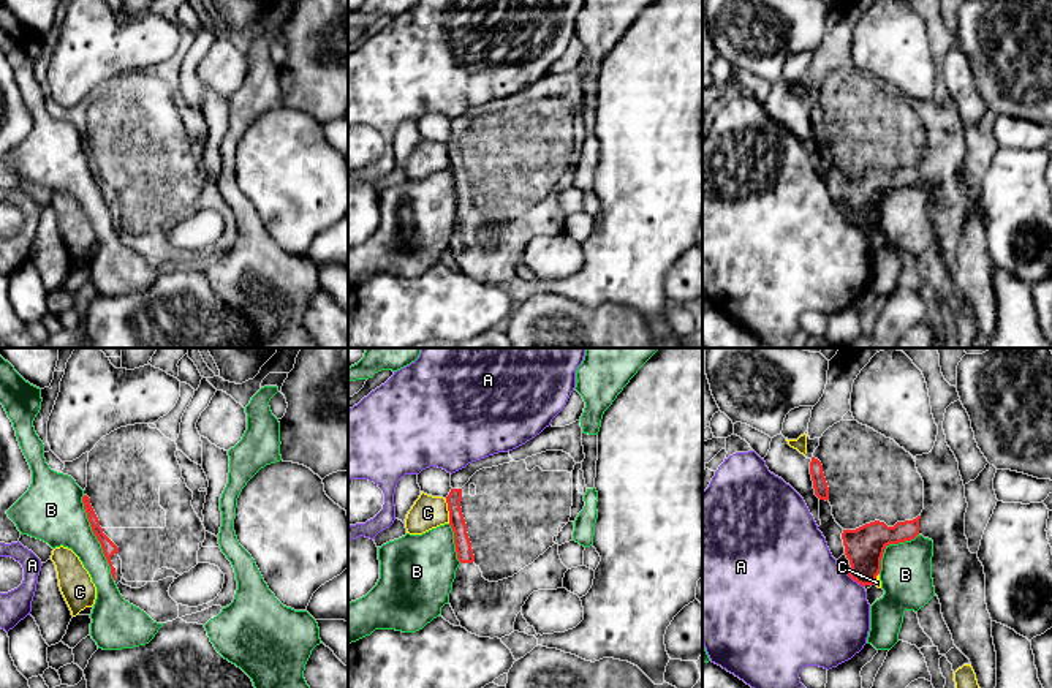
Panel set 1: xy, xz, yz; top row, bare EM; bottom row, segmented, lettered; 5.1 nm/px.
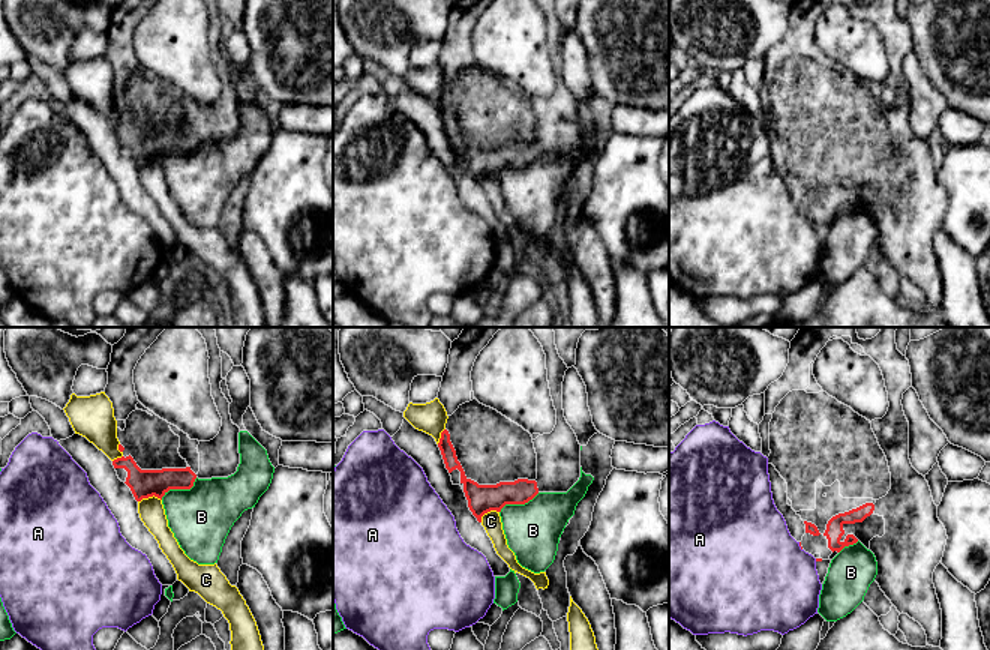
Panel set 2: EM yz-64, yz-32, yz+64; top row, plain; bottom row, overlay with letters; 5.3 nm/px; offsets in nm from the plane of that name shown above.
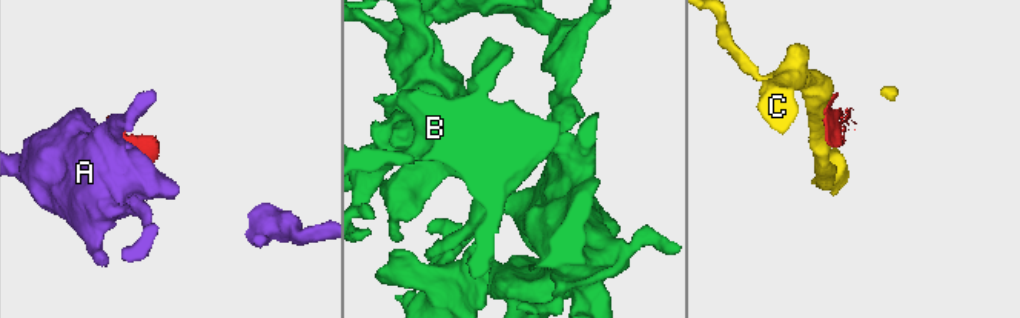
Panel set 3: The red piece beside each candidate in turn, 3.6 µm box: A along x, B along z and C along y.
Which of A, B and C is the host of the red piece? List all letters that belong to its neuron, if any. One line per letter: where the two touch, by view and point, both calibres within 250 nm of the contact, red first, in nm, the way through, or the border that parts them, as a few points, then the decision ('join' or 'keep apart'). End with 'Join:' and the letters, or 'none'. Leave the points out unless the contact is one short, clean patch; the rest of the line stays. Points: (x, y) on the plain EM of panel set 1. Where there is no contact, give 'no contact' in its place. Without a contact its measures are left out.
A: meets red in yz at (855, 225); 200 nm thick on the red side, 480 nm on the other; border along yz (847, 220), (862, 233); keep apart
B: meets red in xy at (97, 184); 70 nm thick on the red side, 300 nm on the other; keep apart
C: meets red in xz at (448, 155); 80 nm thick on the red side, 170 nm on the other; keep apart
Join: none

